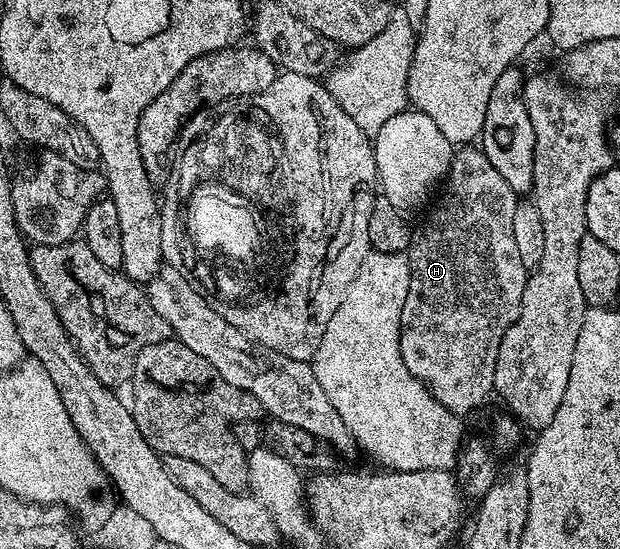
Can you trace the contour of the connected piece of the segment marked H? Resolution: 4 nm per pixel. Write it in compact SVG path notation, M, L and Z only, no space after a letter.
M461 148L443 182L441 199L429 219L416 231L409 256L409 291L401 313L399 348L403 364L453 414L464 416L477 410L489 394L494 393L493 381L503 336L521 311L527 271L515 245L515 208L519 195L499 176L495 164L479 148Z

